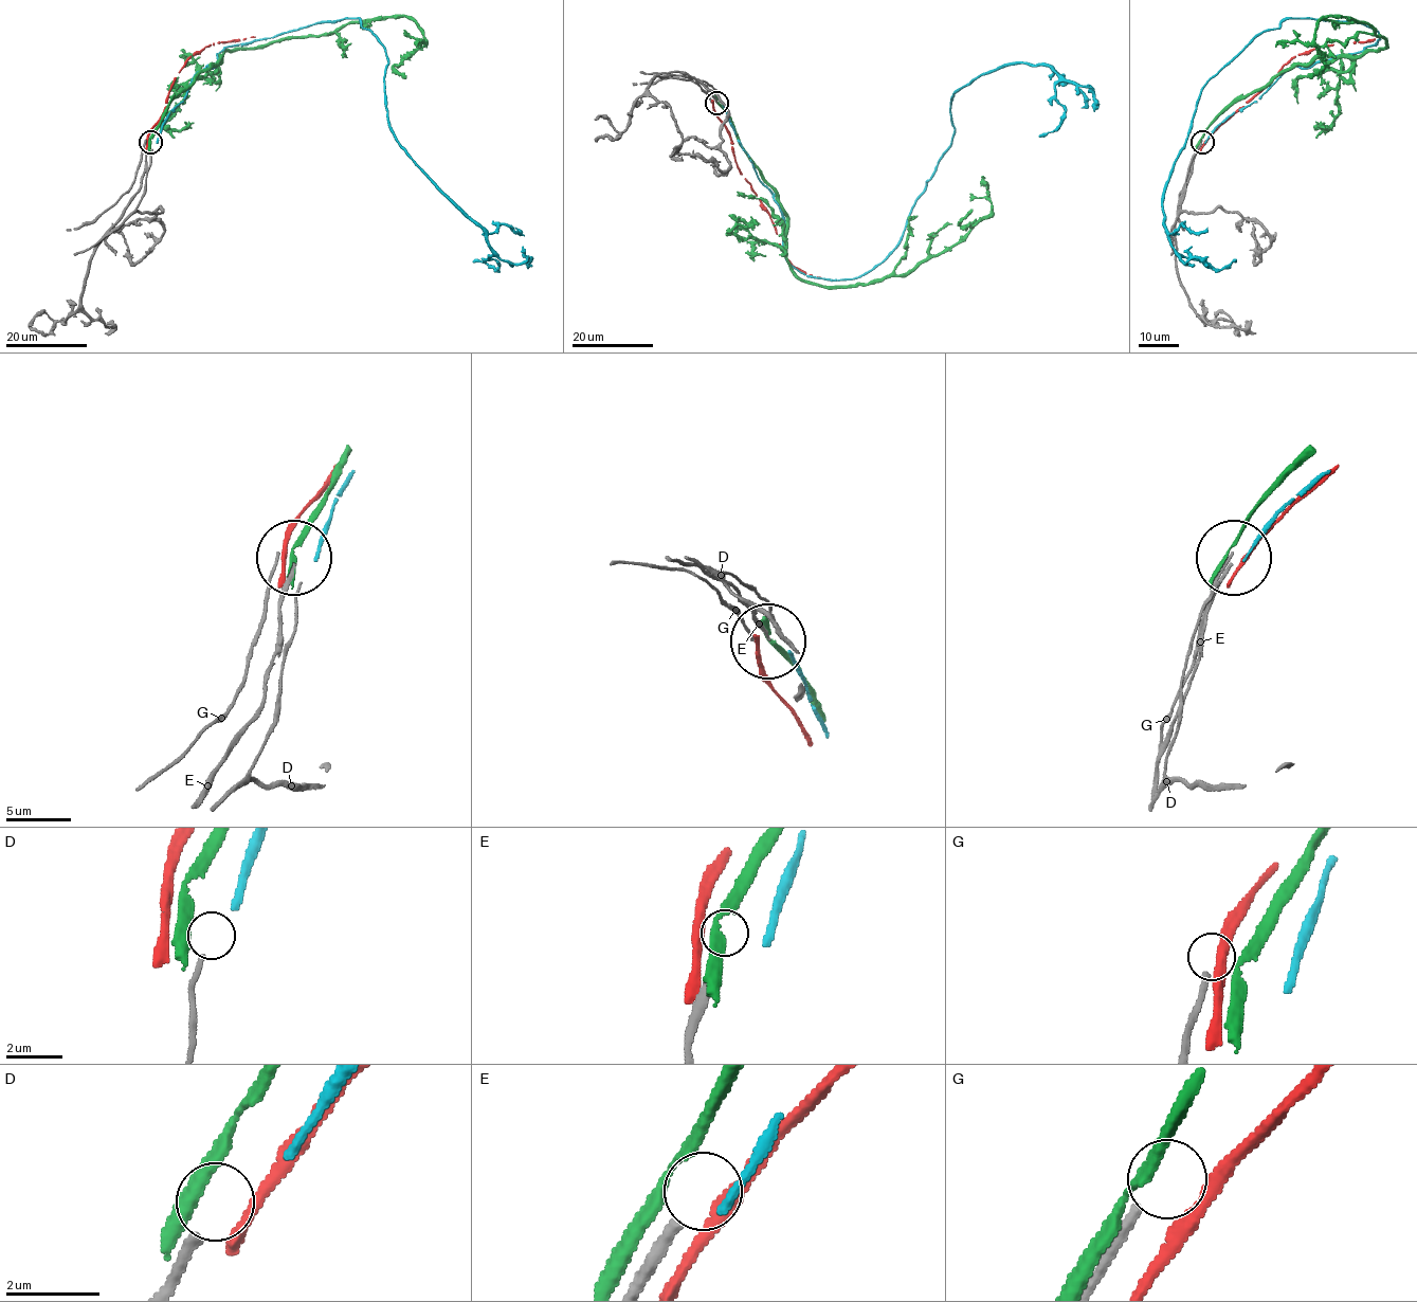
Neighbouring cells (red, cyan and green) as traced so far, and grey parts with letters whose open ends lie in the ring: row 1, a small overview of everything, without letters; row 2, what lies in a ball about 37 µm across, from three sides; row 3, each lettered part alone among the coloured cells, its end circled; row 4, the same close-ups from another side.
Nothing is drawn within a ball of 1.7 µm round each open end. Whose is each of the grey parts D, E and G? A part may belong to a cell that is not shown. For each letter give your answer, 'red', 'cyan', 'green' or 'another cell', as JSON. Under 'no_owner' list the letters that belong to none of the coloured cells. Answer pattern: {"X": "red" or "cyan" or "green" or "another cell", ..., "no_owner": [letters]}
{"D": "another cell", "E": "another cell", "G": "another cell", "no_owner": ["D", "E", "G"]}

